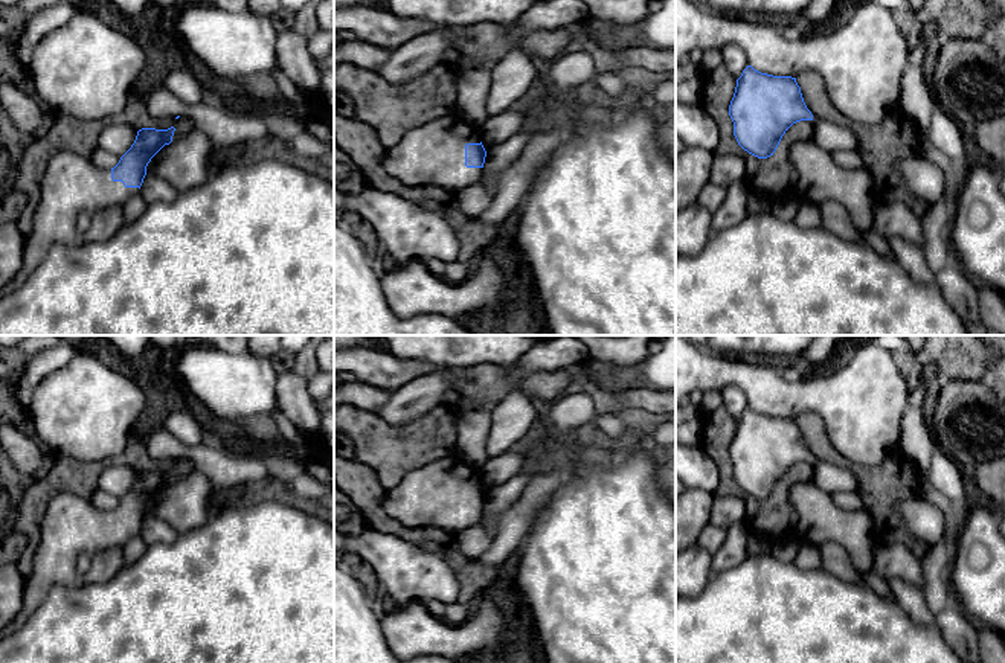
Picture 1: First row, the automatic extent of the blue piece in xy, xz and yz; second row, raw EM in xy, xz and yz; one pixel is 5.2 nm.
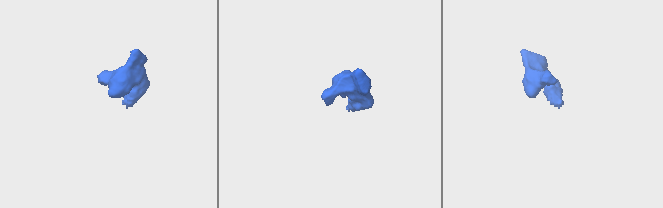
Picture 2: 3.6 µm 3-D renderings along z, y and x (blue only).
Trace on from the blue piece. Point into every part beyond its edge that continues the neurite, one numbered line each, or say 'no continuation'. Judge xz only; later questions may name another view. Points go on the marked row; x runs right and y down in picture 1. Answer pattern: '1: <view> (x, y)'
1: xz (433, 153)

